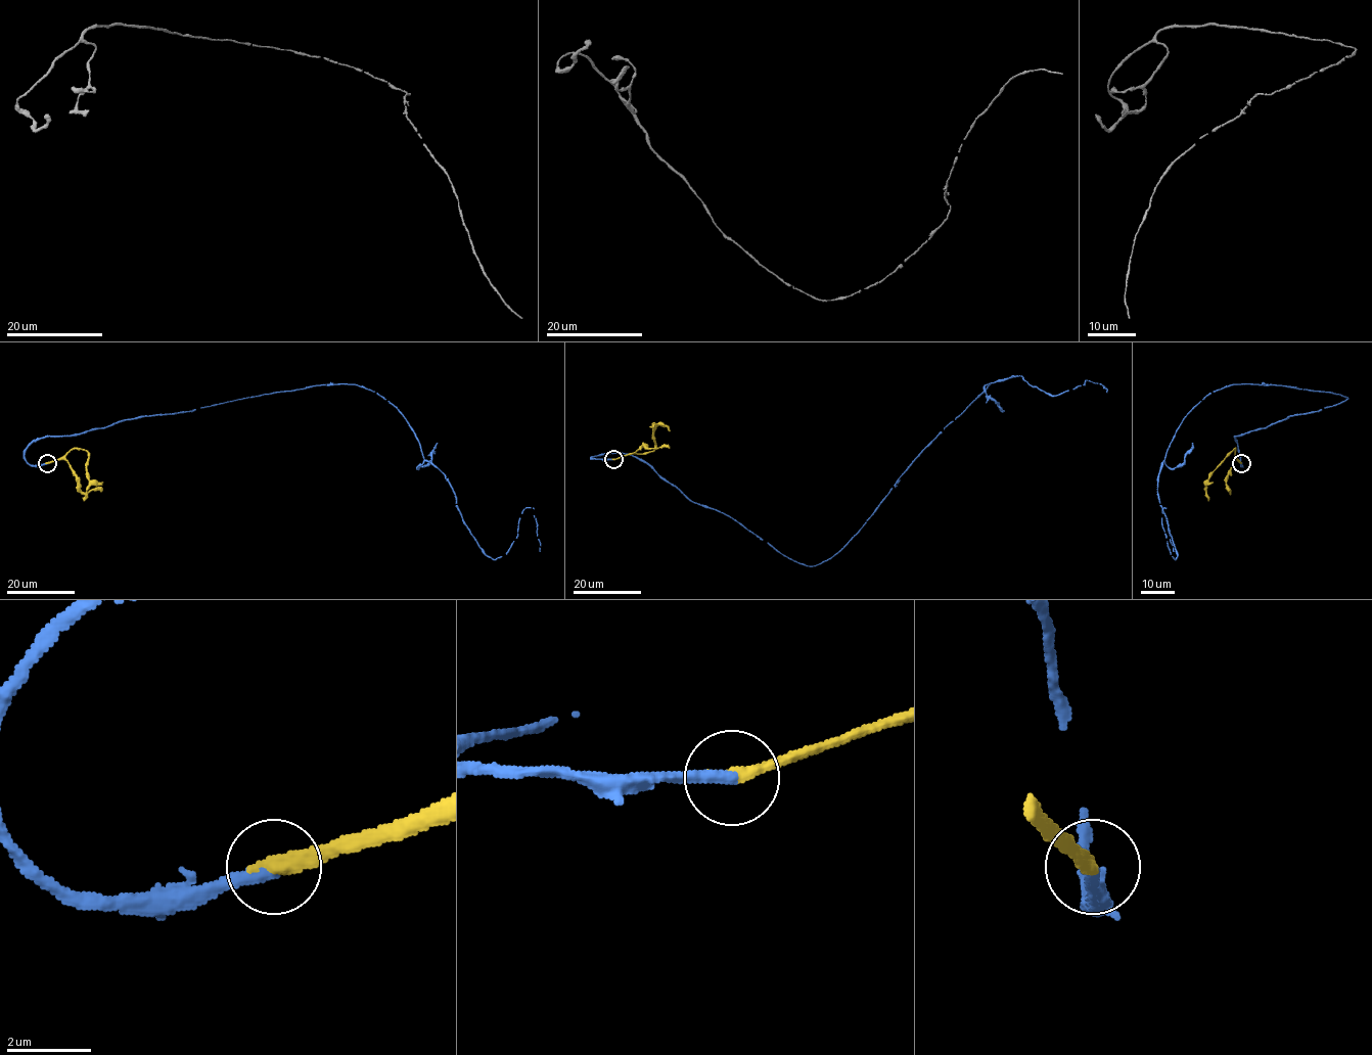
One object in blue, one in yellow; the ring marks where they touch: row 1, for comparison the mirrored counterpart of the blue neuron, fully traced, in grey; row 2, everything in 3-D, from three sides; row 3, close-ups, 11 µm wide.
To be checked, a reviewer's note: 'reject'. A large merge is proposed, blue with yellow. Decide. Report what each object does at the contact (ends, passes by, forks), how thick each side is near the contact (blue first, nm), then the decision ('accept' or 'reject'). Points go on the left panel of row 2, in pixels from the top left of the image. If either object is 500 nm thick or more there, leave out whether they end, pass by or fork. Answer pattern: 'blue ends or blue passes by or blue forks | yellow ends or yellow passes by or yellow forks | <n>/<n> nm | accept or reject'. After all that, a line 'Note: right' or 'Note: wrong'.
blue ends | yellow ends | 300/380 nm | accept
Note: wrong

